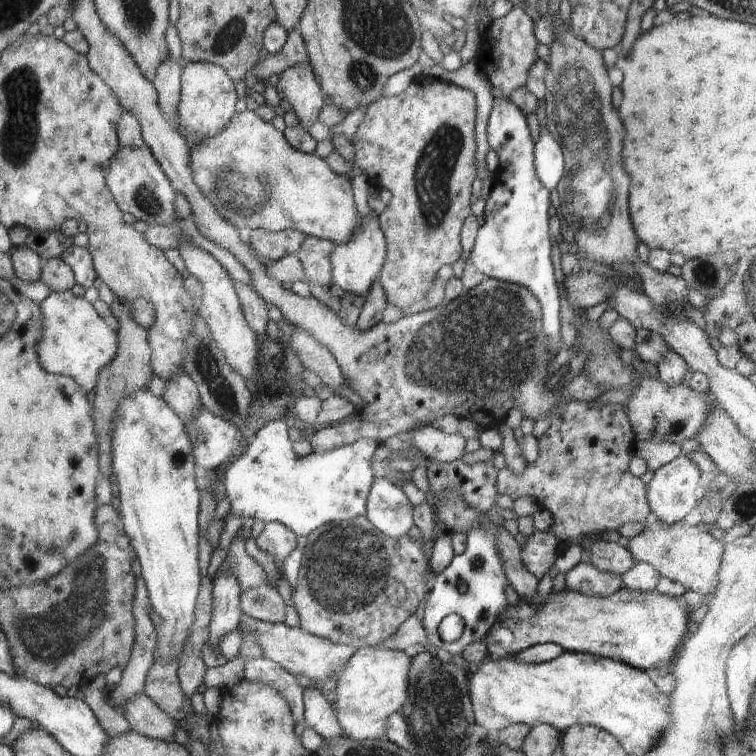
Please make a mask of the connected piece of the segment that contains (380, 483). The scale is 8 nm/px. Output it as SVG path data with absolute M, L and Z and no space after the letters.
M374 477L365 505L368 520L386 536L394 539L405 537L415 526L414 506L402 488L384 477Z

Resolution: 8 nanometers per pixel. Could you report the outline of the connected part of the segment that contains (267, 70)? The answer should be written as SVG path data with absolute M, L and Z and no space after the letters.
M292 29L287 33L287 39L284 46L273 55L268 55L262 62L258 63L257 69L259 80L269 78L272 74L280 74L287 68L299 63L299 60L309 62L309 54L302 38L302 35Z

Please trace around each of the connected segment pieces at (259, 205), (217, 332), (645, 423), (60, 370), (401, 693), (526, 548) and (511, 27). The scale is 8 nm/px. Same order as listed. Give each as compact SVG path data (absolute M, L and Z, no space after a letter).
M256 111L239 112L217 135L202 137L193 145L188 144L188 148L187 163L194 184L236 230L243 226L278 232L292 229L337 244L346 242L361 223L362 215L356 211L352 185L346 176L334 172L315 152L310 154L295 149L282 136L282 131L276 130L272 123L264 122Z
M189 244L179 246L178 250L189 274L203 284L203 293L197 311L206 321L218 348L226 357L226 362L252 386L255 384L252 378L256 376L256 362L259 357L258 344L249 323L244 320L245 314L240 316L241 301L237 295L235 282L229 272L211 254L192 248Z
M648 374L639 378L639 385L634 389L627 408L627 417L633 424L634 432L639 441L661 440L673 443L683 443L694 439L697 432L709 416L711 404L714 403L712 395L693 391L689 385L682 382L678 386L670 387L664 381L651 379Z
M71 290L51 292L41 303L43 325L36 354L42 368L50 374L77 381L83 393L92 392L96 378L117 354L116 332L96 314L91 302L76 298Z
M362 646L339 672L333 711L349 739L361 741L385 736L386 719L393 712L400 711L408 699L412 653L383 649L381 646Z
M548 530L534 531L532 536L521 540L521 557L524 566L540 580L559 557L559 540Z
M518 2L508 11L506 16L494 19L485 30L488 42L482 44L478 51L478 66L487 76L492 94L496 97L509 98L514 89L525 87L530 67L538 59L537 48L539 42L533 32L534 22Z

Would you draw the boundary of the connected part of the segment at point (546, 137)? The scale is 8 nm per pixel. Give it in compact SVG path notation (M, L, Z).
M540 125L539 141L534 150L534 164L539 179L551 191L557 188L565 169L561 146L548 132L547 126Z

